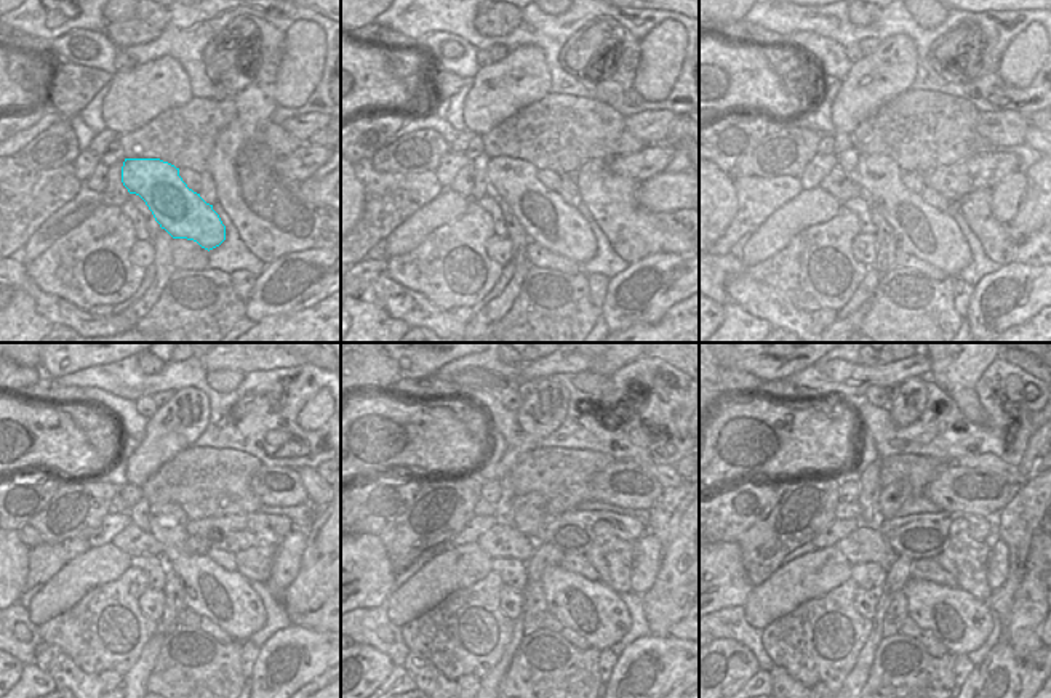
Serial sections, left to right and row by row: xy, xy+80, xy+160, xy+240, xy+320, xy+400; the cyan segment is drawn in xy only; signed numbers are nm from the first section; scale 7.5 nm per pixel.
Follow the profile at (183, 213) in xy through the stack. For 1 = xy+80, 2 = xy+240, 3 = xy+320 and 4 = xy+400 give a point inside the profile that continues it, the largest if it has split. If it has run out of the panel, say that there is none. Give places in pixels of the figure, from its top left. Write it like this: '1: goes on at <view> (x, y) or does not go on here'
1: goes on at xy+80 (547, 220)
2: goes on at xy+240 (224, 597)
3: goes on at xy+320 (594, 610)
4: goes on at xy+400 (957, 618)

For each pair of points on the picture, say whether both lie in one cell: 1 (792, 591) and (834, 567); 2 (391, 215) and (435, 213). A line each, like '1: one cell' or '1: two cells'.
1: one cell
2: two cells

